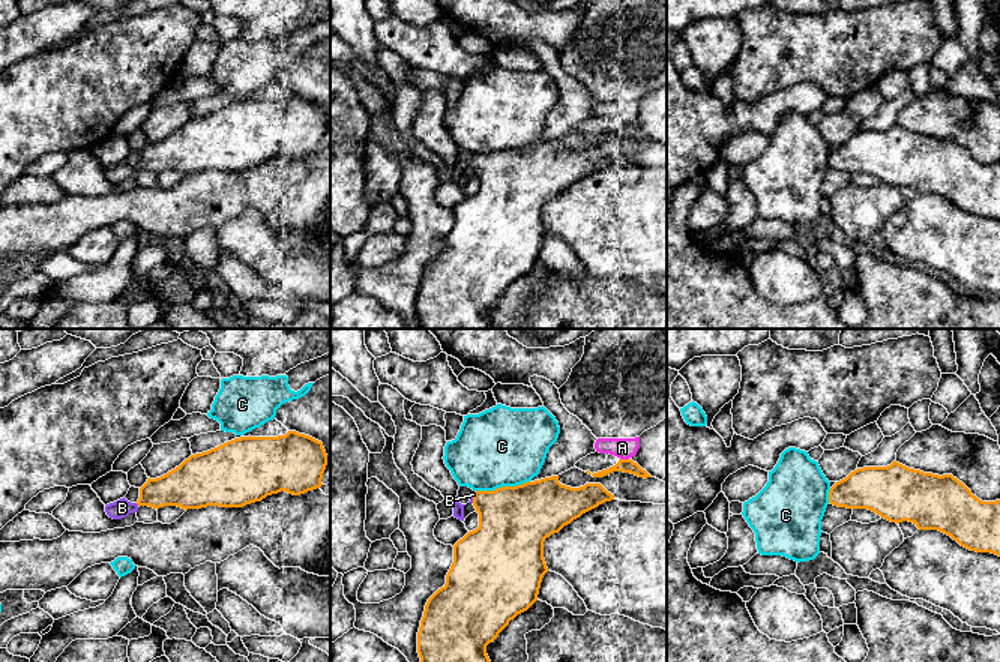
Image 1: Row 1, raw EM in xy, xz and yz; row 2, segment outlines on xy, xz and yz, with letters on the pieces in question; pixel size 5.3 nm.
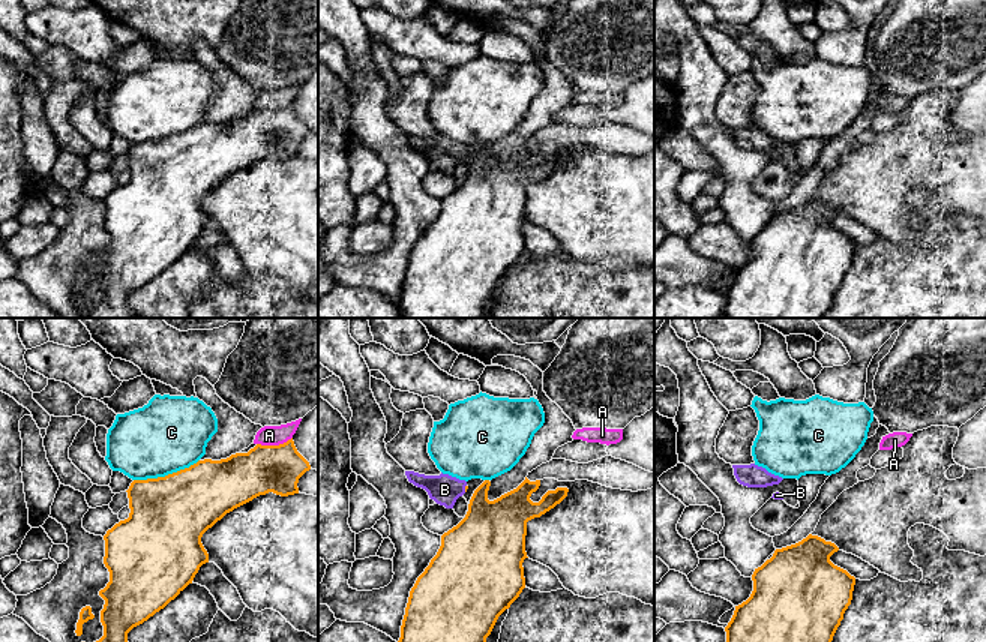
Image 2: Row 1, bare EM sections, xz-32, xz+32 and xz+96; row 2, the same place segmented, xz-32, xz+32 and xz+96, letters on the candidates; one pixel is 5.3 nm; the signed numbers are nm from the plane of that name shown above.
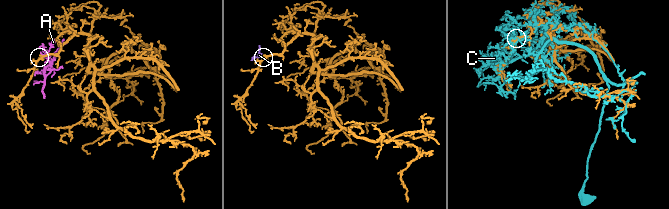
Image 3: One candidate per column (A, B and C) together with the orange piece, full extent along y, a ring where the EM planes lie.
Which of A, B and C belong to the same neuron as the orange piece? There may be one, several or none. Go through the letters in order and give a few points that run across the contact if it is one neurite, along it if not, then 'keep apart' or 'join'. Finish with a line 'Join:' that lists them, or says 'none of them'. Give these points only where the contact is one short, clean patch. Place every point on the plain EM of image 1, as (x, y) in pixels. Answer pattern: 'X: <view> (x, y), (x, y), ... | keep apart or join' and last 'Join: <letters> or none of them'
A: keep apart
B: xz (514, 185), (485, 165), (473, 162), (473, 158) | join
C: keep apart
Join: B

